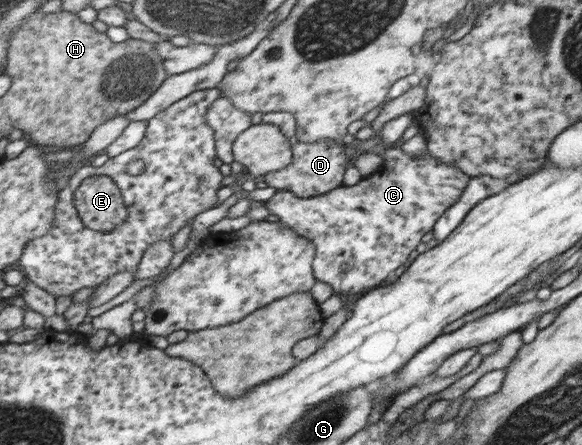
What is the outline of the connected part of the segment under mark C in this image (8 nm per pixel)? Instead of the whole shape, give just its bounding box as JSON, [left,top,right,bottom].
[268,146,471,296]

